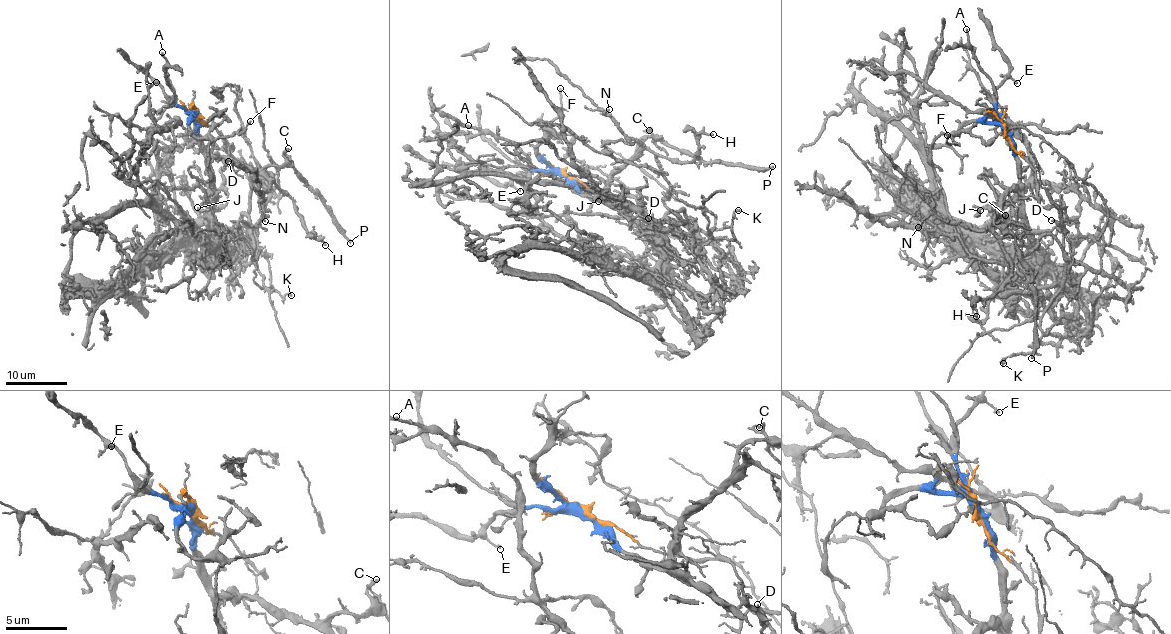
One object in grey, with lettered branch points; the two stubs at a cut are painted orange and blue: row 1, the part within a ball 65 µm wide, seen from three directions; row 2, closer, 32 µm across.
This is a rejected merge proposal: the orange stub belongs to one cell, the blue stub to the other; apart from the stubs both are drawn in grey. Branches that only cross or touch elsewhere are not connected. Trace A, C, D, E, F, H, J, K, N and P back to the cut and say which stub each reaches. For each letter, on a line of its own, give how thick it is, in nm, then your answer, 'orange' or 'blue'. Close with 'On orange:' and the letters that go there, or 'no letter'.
A: calibre 140 nm; blue
C: calibre 90 nm; blue
D: calibre 140 nm; blue
E: calibre 160 nm; blue
F: calibre 120 nm; blue
H: calibre 110 nm; blue
J: calibre 80 nm; blue
K: calibre 120 nm; orange
N: calibre 90 nm; blue
P: calibre 170 nm; blue
On orange: K

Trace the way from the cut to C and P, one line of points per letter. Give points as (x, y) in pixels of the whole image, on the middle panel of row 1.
C: (562, 173), (581, 192), (601, 199), (615, 173), (637, 154), (640, 142), (652, 136), (649, 130)
P: (562, 173), (581, 192), (601, 199), (615, 173), (651, 136), (700, 160), (757, 170), (772, 166)

